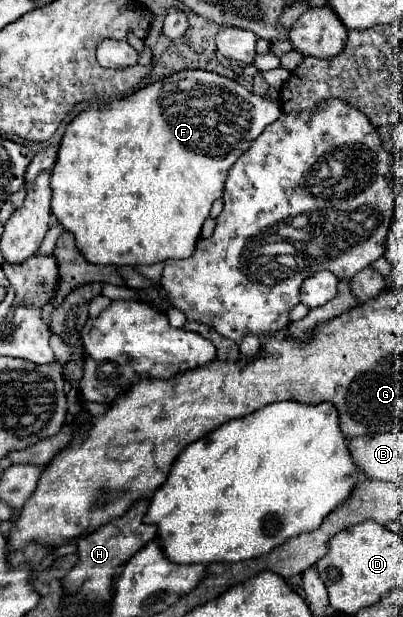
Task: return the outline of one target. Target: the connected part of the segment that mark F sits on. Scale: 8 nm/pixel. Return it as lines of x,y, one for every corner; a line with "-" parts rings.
184,70
172,76
166,76
164,80
158,80
122,100
112,100
108,104
94,104
92,108
78,114
68,126
62,136
62,144
58,150
58,160
52,170
50,188
52,188
52,214
60,222
60,226
74,234
76,246
80,246
80,254
88,258
88,262
96,264
108,264
108,266
148,266
156,262
166,260
182,260
190,258
192,250
196,248
196,242
200,238
200,230
204,220
210,216
212,202
222,196
224,180
230,170
230,166
250,148
254,138
258,138
268,124
272,124
282,114
278,102
270,102
264,96
248,92
244,86
240,86
234,80
228,80
224,76
206,72
206,70

